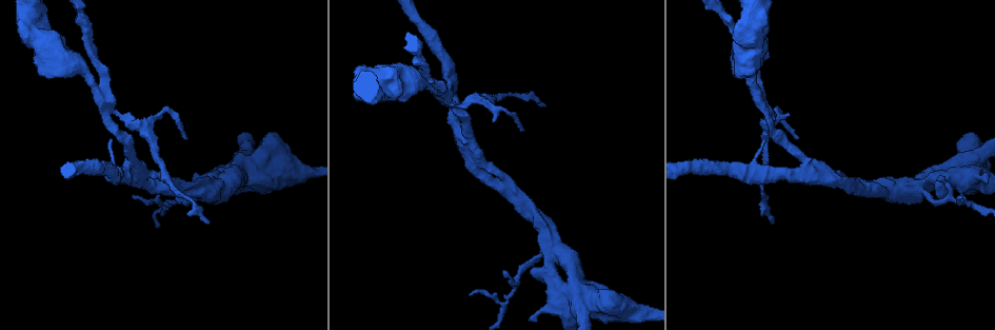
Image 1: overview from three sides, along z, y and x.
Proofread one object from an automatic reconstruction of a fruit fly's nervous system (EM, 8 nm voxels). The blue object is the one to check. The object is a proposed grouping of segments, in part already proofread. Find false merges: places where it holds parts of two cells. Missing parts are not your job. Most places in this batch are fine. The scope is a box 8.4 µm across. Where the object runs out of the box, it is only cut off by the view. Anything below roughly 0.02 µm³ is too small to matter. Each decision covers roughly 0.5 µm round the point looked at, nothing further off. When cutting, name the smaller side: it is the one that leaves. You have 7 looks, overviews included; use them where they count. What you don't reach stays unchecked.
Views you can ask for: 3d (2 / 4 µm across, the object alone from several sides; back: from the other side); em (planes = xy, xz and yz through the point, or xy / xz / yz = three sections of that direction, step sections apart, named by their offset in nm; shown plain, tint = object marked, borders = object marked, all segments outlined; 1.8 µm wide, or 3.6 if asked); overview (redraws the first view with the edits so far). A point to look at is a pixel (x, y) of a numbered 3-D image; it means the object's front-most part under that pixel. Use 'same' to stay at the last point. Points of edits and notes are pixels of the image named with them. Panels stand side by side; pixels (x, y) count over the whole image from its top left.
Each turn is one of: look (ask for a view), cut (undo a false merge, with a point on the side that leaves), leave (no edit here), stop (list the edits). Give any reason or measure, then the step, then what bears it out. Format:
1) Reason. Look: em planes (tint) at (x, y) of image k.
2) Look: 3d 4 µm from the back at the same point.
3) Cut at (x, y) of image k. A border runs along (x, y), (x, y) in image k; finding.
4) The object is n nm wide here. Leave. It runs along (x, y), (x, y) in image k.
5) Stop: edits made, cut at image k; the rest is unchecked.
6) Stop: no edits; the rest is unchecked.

Sudden change in width. Look: em planes (tint) at (755, 96) of image 1.

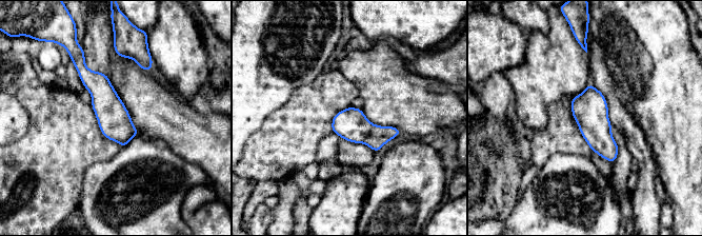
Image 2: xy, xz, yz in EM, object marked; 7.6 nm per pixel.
Cut at (379, 136) of image 2. Two cells meet here.

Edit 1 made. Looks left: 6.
A fork. Look: em xy step 16 (tint) at (140, 178) of image 1.

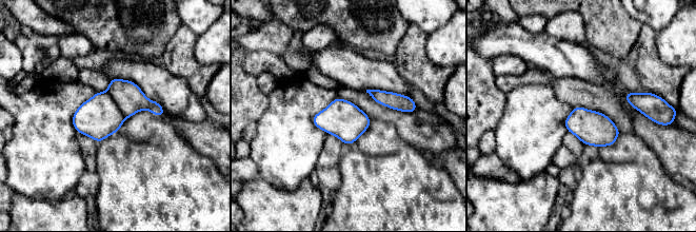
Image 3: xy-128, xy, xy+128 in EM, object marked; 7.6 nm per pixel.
Another direction. Look: em planes (tint) at the same point.

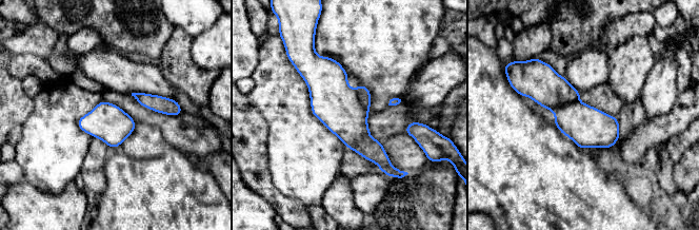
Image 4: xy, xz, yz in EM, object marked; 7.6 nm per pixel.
Cut at (587, 127) of image 4. The part that leaves runs along (317, 63), (332, 100), (385, 169) in image 4; two cells meet here.

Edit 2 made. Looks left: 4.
Branch point. Look: 3d 4 µm at (560, 295) of image 1.

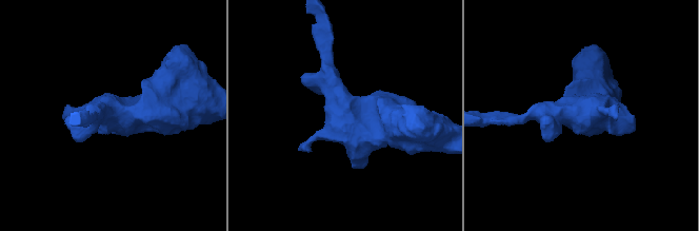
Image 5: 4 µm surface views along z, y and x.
Now the EM. Look: em yz step 4 (tint) at (582, 113) of image 5.

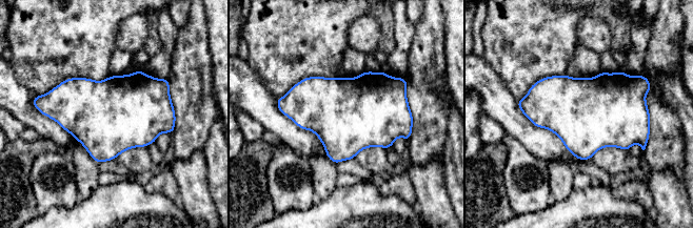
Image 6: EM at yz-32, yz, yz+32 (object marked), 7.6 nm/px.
Another direction. Look: em planes (tint) at the same point.

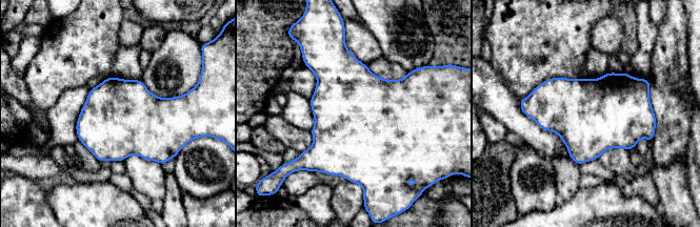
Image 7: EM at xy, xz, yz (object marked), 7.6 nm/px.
The object is 550 nm wide here. Leave. One cell here.

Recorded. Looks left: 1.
Stop: edits made, cut at image 2, cut at image 4; the rest is unchecked.

